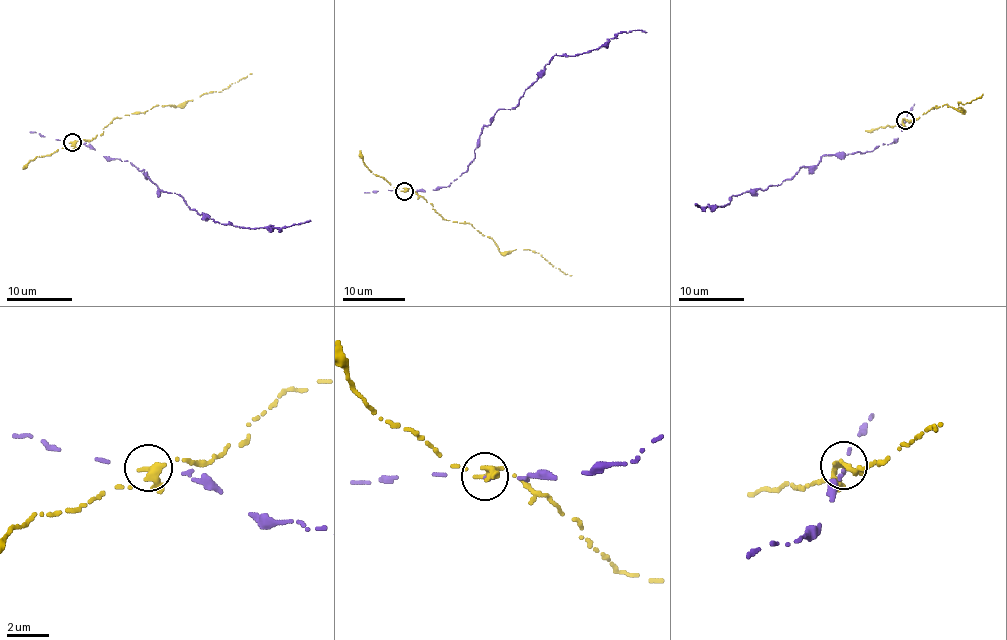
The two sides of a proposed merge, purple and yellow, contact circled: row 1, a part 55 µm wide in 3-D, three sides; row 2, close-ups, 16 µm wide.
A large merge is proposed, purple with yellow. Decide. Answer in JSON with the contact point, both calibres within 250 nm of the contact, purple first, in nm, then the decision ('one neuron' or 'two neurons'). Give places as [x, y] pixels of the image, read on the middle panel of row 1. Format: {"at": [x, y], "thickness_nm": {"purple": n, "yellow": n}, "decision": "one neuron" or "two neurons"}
{"at": [404, 191], "thickness_nm": {"purple": 180, "yellow": 400}, "decision": "two neurons"}

